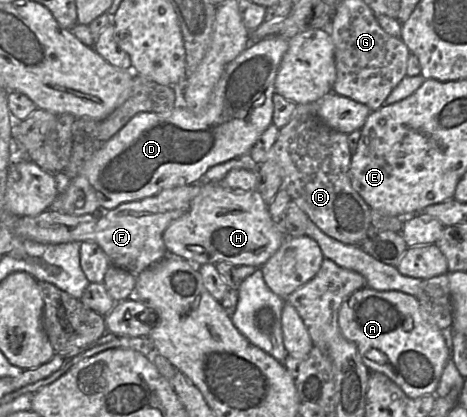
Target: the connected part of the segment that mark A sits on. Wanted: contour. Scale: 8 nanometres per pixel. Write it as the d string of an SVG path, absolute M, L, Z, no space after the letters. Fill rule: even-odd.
M358 289L342 302L338 324L344 337L356 345L370 371L385 374L410 398L435 394L451 354L442 330L424 312L415 296L396 290Z

